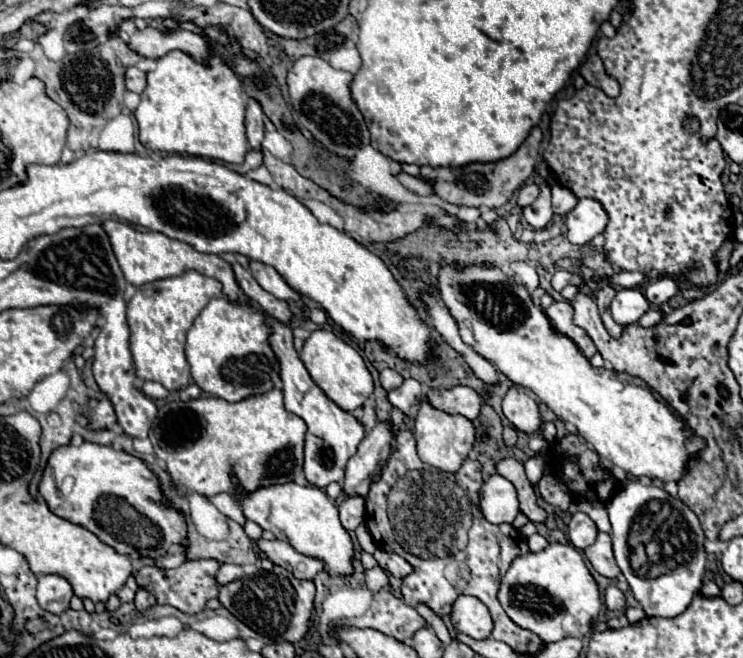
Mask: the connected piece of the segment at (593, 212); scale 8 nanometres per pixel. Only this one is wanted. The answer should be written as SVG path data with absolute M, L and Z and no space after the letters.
M595 199L577 201L575 209L565 215L565 237L575 245L589 243L607 225L607 213Z

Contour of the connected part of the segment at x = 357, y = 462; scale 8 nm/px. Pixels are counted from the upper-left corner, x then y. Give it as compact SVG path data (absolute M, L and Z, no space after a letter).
M377 421L377 425L359 443L357 453L349 459L345 471L343 491L347 495L367 495L367 487L391 455L391 433L391 421Z

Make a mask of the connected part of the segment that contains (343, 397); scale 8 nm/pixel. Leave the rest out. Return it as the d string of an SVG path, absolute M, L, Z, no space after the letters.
M317 329L311 333L311 337L305 341L303 351L301 351L301 361L305 363L311 379L319 385L319 389L333 401L337 403L343 411L355 411L357 407L363 407L373 393L373 377L369 369L365 367L363 357L349 347L345 341L335 337L329 331Z

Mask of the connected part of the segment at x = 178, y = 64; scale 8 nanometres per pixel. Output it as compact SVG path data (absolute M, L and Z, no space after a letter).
M183 51L157 59L157 69L147 73L147 87L135 109L139 141L163 153L205 157L223 163L243 163L247 153L245 137L245 91L233 69L213 53L209 67L197 63Z

